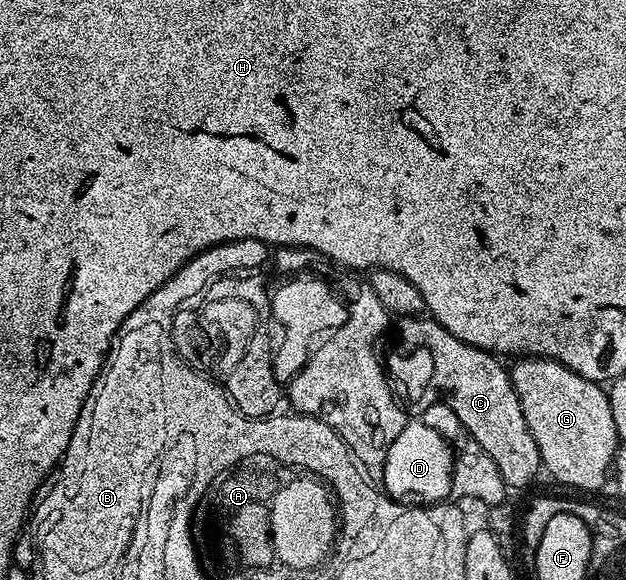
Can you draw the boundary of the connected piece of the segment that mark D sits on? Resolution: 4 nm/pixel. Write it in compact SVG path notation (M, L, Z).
M408 421L395 438L384 462L384 491L394 501L418 500L427 504L444 501L452 488L453 449L434 425Z

